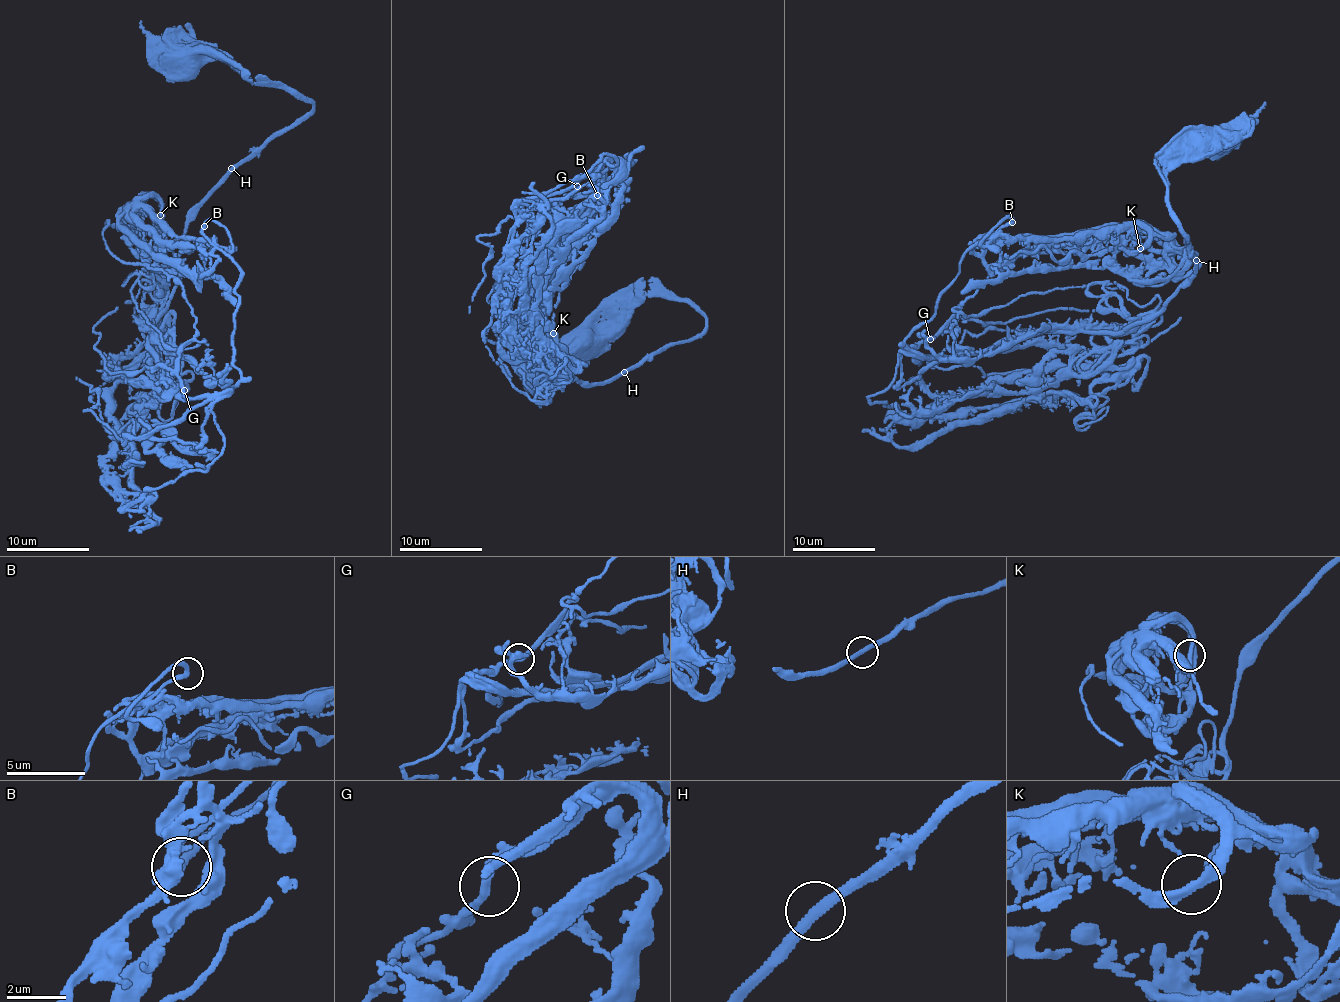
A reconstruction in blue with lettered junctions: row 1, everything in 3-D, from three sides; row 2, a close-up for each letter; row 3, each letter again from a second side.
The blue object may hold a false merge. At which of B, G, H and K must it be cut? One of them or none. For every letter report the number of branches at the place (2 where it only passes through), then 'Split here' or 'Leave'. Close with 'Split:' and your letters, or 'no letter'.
B: Branches: 2. Leave
G: Branches: 2. Leave
H: Branches: 2. Leave
K: Branches: 2. Leave
Split: no letter

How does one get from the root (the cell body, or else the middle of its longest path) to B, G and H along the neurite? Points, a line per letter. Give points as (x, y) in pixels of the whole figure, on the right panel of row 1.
B: (1227, 137), (1167, 174), (1194, 278), (1156, 314), (948, 358), (906, 346), (969, 249), (1012, 222)
G: (1227, 137), (1167, 174), (1194, 278), (1156, 314), (973, 351), (954, 319), (929, 339)
H: (1227, 137), (1185, 156), (1167, 174), (1167, 206), (1179, 222), (1179, 230), (1188, 235), (1188, 251), (1196, 260)

